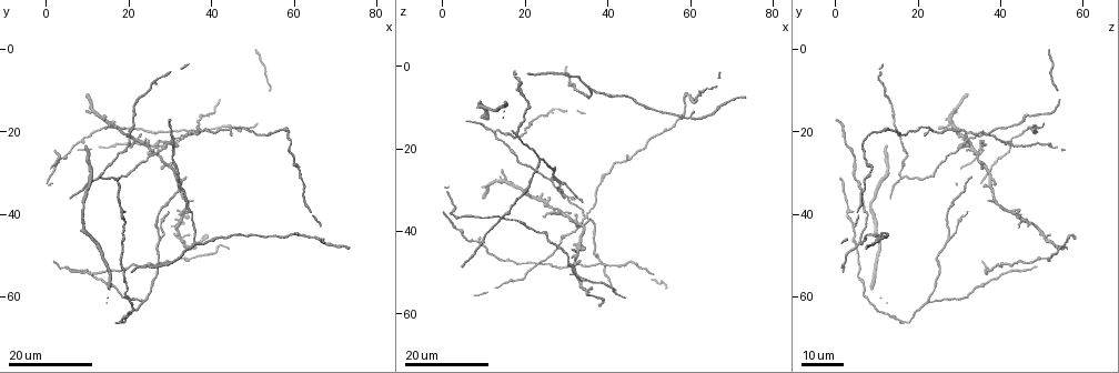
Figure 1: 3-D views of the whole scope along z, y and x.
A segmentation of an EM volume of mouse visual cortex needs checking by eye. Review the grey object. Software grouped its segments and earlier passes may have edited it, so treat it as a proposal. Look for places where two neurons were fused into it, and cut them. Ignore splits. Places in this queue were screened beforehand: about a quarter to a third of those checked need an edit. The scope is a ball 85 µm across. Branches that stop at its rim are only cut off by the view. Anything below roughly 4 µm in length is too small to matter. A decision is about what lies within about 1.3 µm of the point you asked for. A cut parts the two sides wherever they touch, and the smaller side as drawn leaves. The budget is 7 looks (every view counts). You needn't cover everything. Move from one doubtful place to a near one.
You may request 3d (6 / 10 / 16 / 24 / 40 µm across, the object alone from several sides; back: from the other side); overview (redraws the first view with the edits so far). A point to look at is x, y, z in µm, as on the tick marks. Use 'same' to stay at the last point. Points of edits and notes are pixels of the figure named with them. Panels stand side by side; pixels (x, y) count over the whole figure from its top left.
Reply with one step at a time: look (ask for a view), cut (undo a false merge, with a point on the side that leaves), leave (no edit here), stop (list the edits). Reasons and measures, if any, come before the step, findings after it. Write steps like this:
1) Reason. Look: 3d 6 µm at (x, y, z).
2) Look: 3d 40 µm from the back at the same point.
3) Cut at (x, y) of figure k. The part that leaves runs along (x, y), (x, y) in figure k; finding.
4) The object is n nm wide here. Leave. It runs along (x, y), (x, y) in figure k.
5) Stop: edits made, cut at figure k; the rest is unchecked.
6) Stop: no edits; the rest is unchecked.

Side arm on a straight run. Look: 3d 24 µm at (28.0, 45.5, 28.0).

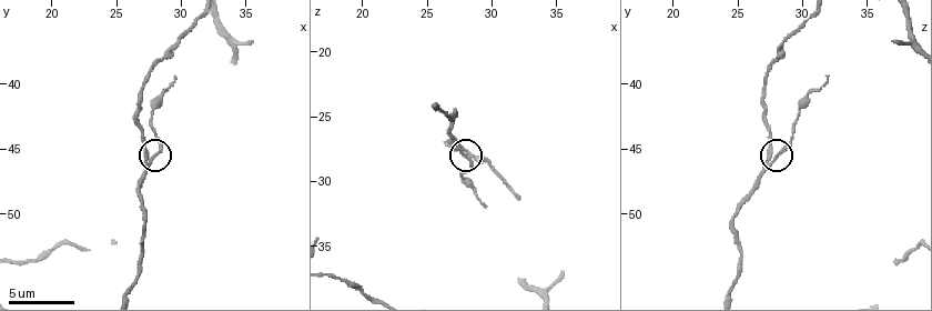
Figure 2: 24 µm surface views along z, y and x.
Closer look. Look: 3d 6 µm at (28.0, 45.6, 27.8).

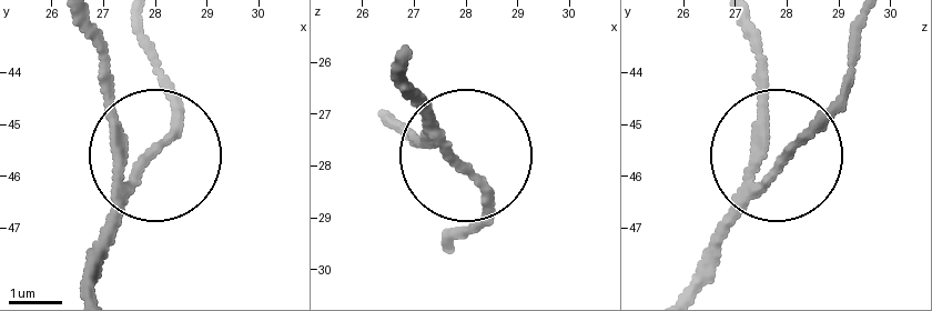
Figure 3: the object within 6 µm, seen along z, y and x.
The object is 180 nm wide here. Leave. It runs along (94, 292), (99, 227), (170, 120), (161, 71) in figure 3; all the same neuron.

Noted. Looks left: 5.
Two arms at a narrow angle. Look: 3d 24 µm at (36.0, 47.0, 6.0).

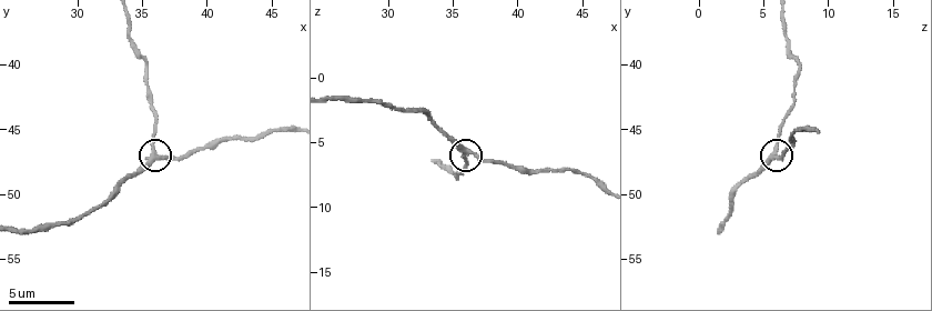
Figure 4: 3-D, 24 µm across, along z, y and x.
Look: 3d 6 µm at (36.2, 46.8, 5.8).

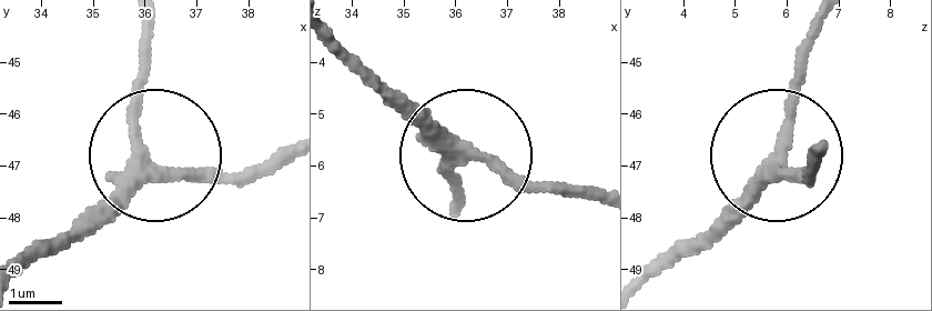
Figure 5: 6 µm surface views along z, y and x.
The side arm is 36 µm long. Leave. It runs along (655, 270), (783, 151), (818, 18) in figure 5; all the same neuron.

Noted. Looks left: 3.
Four-way junction. Look: 3d 24 µm at (35.0, 20.0, 36.0).

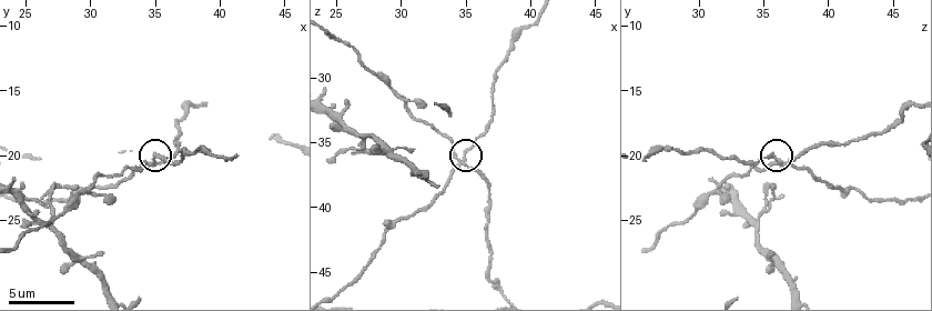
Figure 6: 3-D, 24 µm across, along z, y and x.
Zoom in. Look: 3d 6 µm at (35.0, 20.4, 36.2).

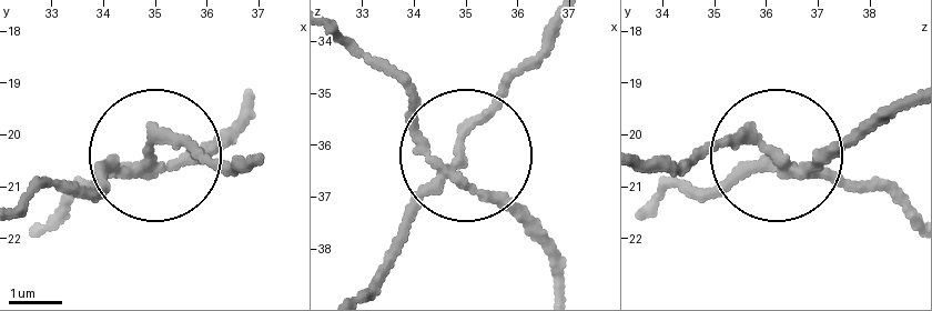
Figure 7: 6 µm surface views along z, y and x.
The side arm is 70 µm long. Leave. One neuron here.

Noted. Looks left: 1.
Stop: no edits; the rest is unchecked.

